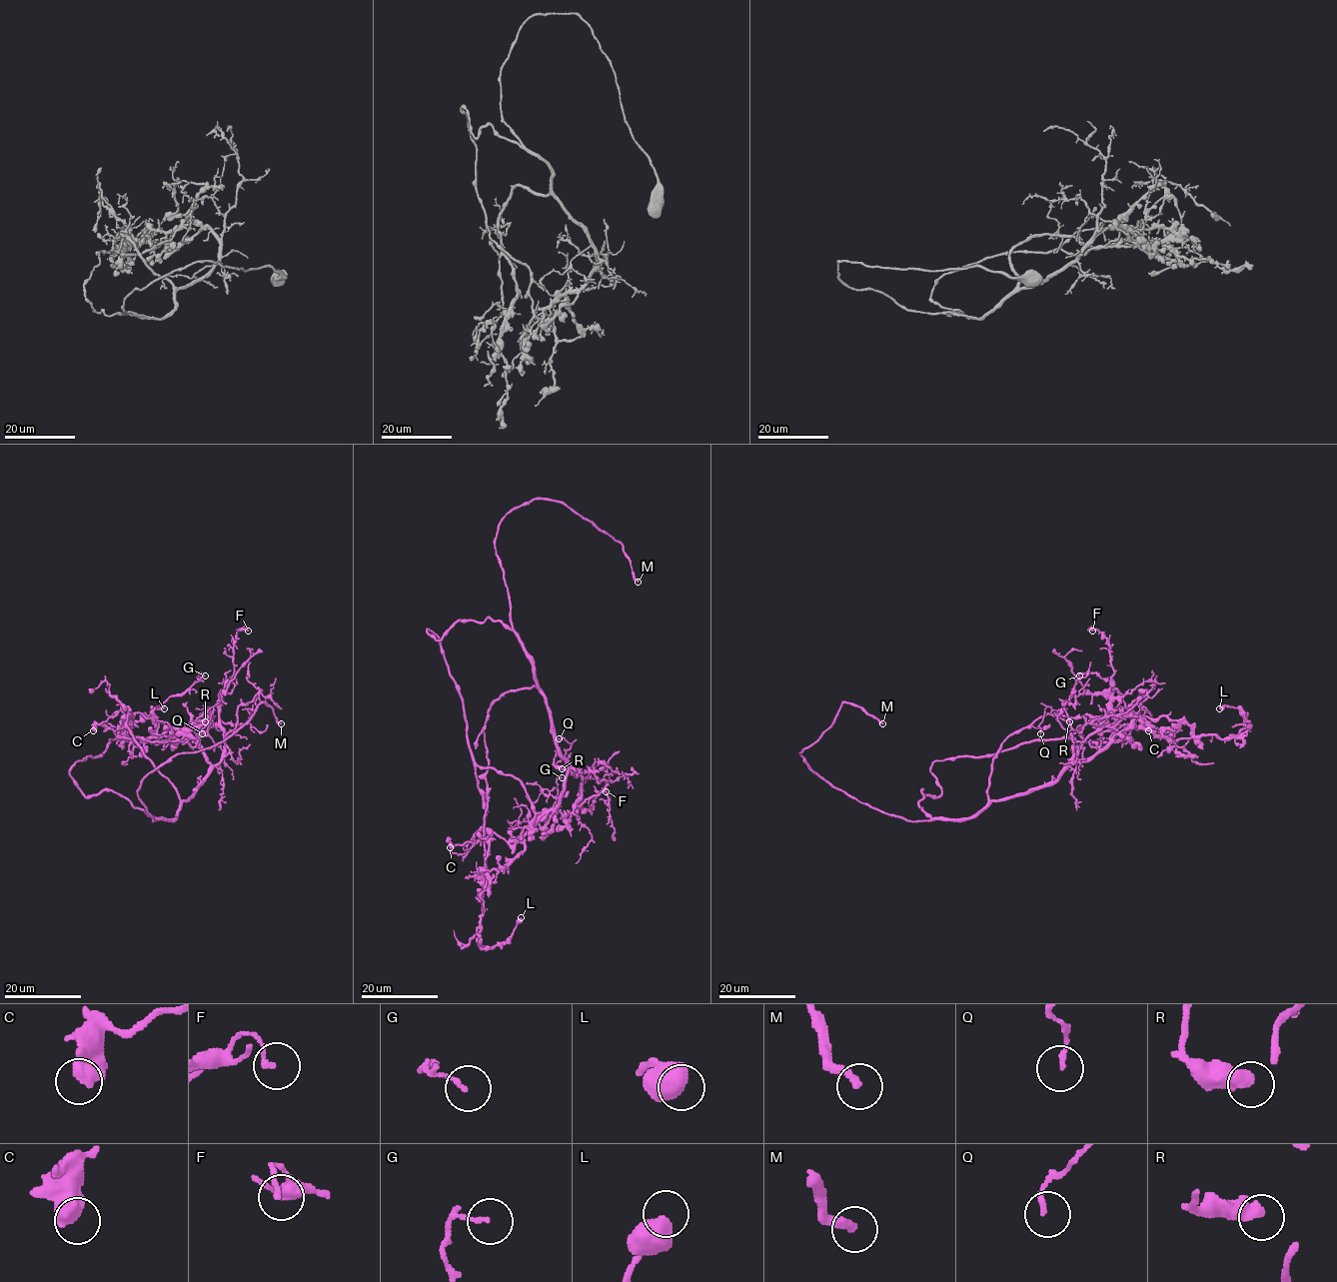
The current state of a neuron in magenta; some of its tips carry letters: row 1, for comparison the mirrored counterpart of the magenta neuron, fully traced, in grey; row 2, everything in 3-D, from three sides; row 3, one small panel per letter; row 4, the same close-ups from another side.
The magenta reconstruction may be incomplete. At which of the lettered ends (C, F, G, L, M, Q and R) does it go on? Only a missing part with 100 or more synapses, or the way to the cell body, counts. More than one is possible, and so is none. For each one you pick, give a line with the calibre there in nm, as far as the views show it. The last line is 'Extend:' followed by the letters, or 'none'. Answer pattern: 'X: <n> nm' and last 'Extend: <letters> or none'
M: 260 nm
Extend: M

